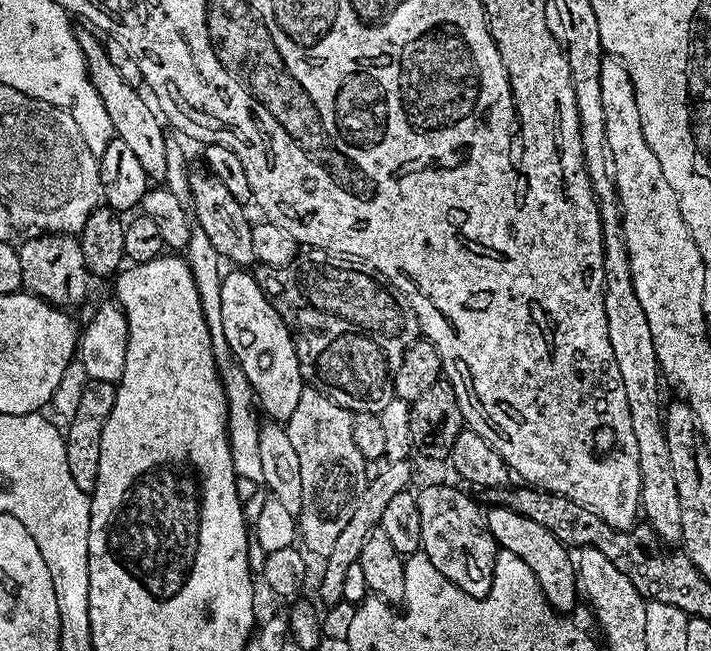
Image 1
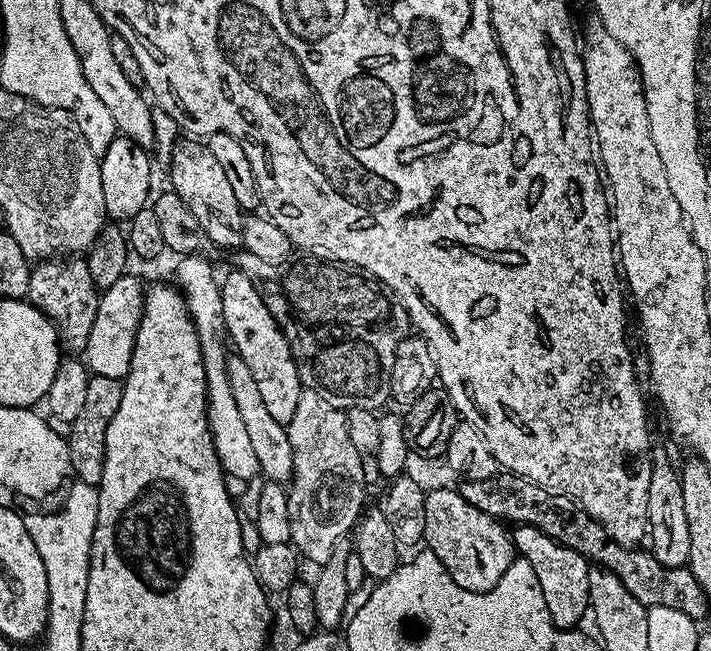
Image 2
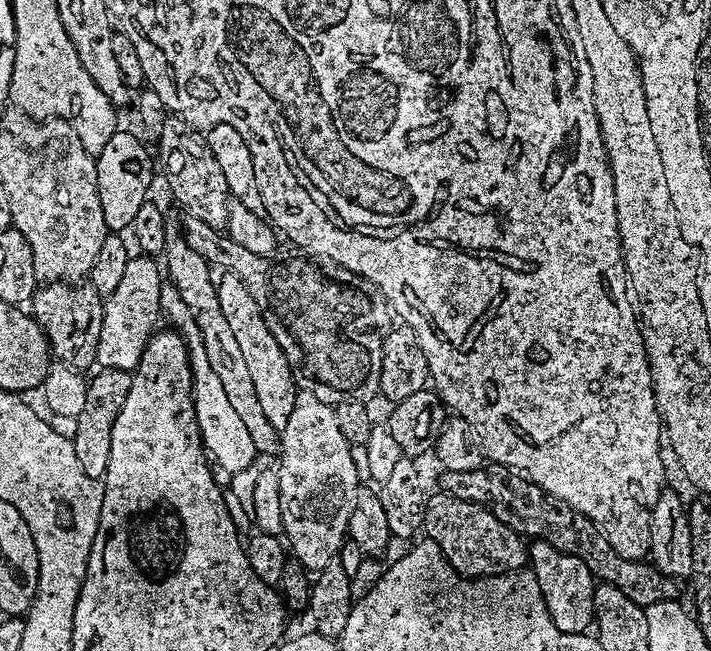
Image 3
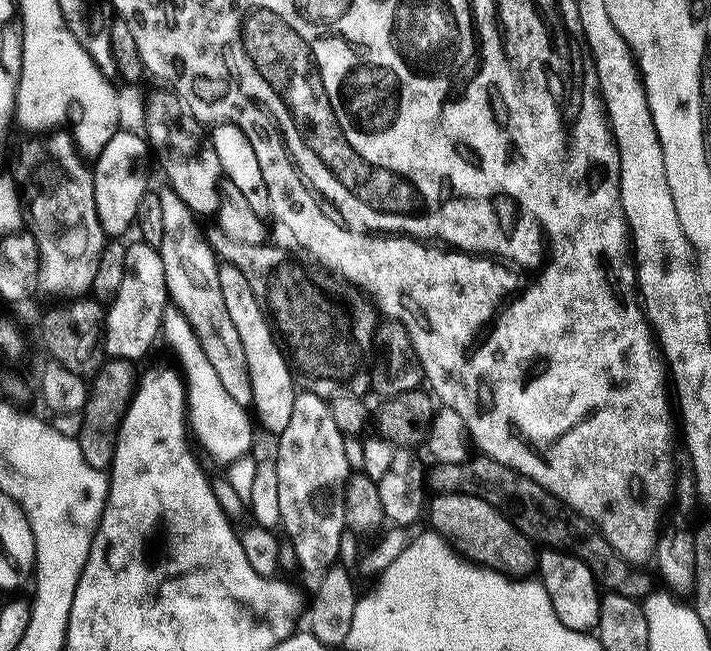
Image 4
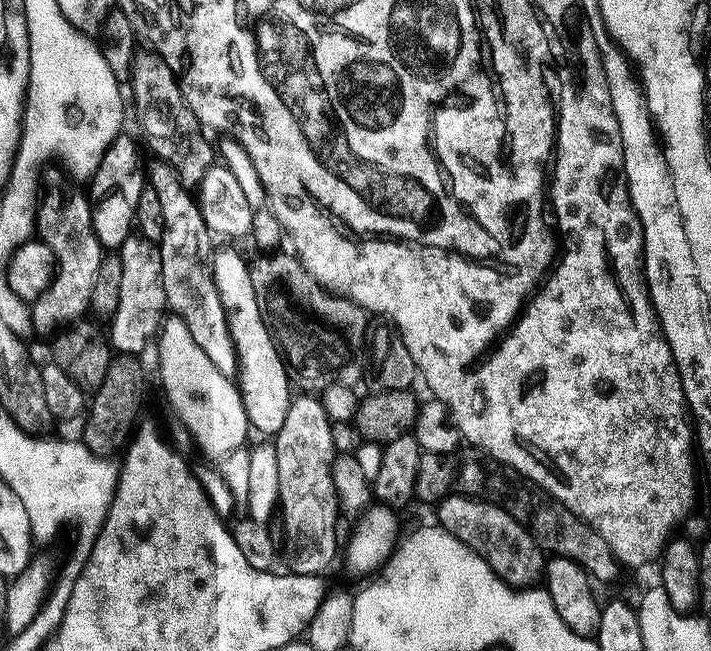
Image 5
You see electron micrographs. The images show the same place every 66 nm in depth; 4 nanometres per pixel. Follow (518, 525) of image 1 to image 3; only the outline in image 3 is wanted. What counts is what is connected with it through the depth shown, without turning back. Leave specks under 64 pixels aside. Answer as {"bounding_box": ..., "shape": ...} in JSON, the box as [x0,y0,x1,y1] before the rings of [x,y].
{"bounding_box":[527,540,598,634],"shape":[[[532,540],[527,549],[532,577],[538,582],[538,590],[546,602],[546,610],[554,626],[566,634],[587,633],[596,619],[594,590],[598,581],[586,562],[572,552],[550,546],[545,540]]]}

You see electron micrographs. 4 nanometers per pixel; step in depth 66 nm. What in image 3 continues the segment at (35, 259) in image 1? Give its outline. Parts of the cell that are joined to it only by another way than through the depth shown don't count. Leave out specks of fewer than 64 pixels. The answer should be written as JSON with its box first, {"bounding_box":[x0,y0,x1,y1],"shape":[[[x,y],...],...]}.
{"bounding_box":[31,282,105,370],"shape":[[[44,282],[33,292],[31,315],[48,339],[51,355],[59,363],[77,370],[88,370],[96,364],[104,302],[105,297],[98,295],[88,282]]]}

